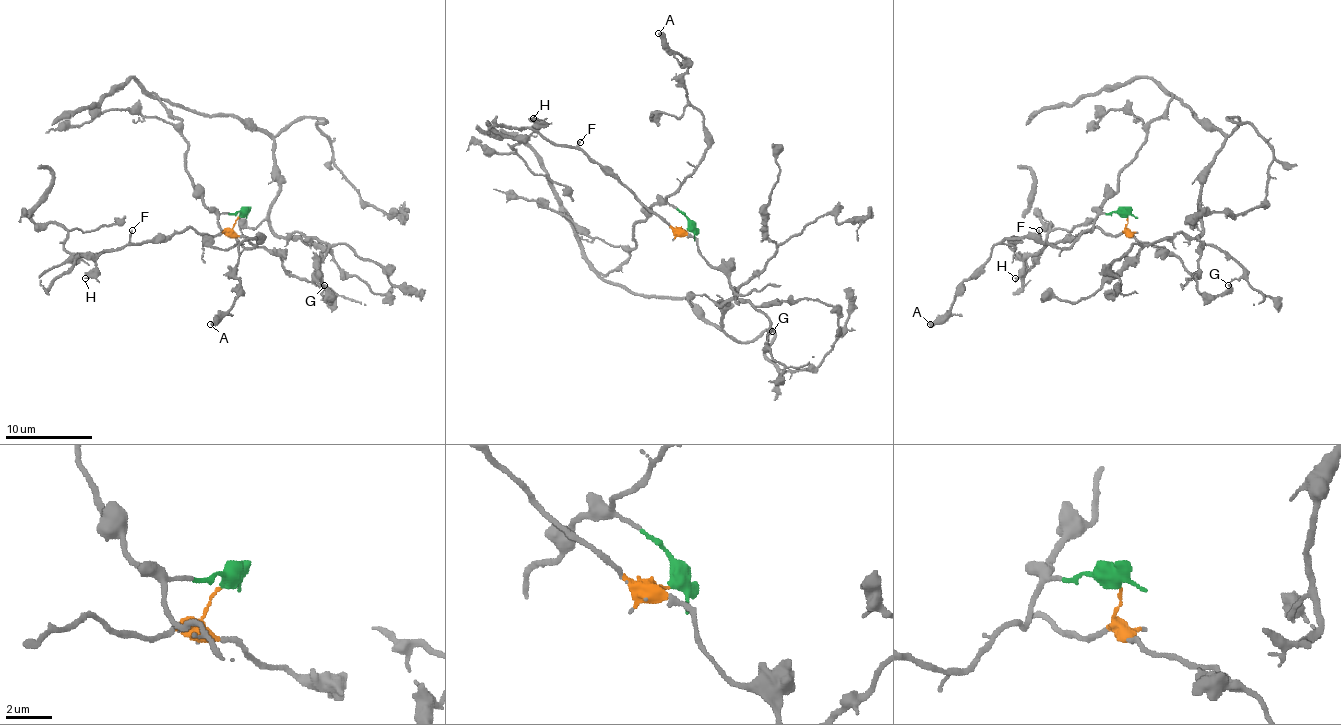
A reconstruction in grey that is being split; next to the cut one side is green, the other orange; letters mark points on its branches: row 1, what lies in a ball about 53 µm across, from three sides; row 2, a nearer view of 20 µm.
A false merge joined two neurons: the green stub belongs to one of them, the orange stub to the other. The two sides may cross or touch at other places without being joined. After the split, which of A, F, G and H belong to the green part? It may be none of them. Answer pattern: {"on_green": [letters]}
{"on_green": ["A", "G"]}

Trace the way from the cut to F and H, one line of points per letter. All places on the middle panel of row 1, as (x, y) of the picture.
F: (688, 231), (668, 227), (581, 150), (579, 141)
H: (688, 231), (668, 227), (581, 150), (564, 144), (551, 144), (538, 128), (544, 126), (533, 117)

